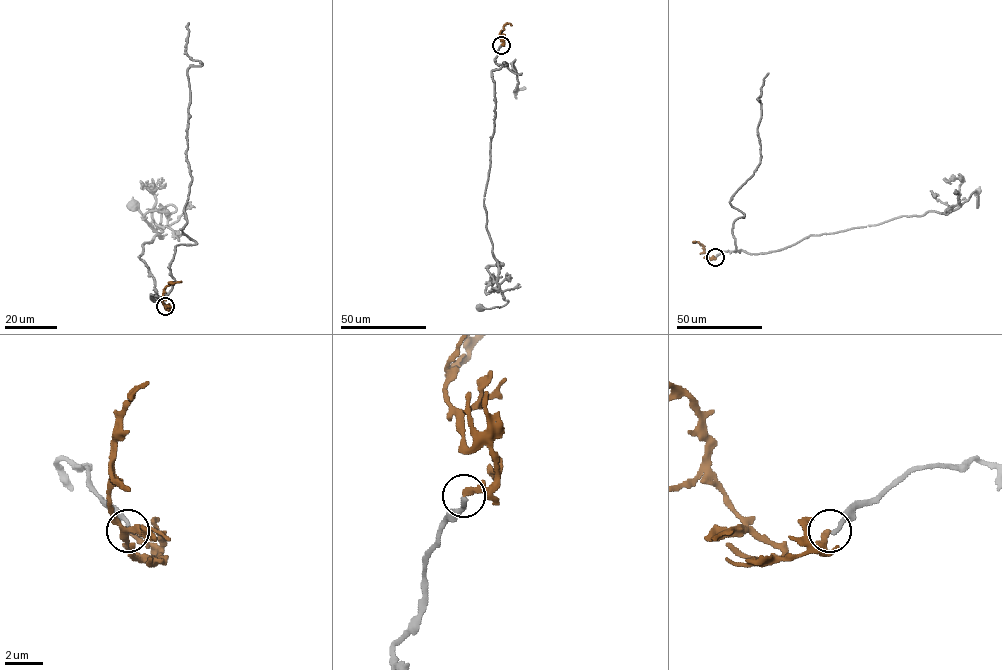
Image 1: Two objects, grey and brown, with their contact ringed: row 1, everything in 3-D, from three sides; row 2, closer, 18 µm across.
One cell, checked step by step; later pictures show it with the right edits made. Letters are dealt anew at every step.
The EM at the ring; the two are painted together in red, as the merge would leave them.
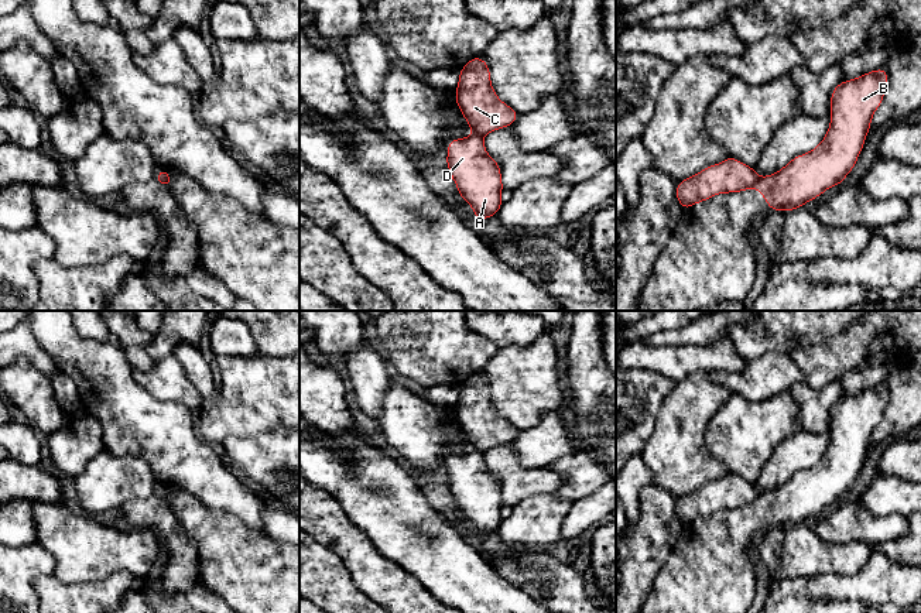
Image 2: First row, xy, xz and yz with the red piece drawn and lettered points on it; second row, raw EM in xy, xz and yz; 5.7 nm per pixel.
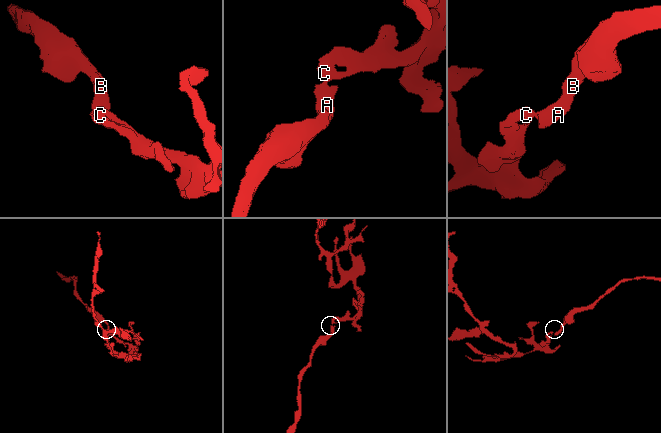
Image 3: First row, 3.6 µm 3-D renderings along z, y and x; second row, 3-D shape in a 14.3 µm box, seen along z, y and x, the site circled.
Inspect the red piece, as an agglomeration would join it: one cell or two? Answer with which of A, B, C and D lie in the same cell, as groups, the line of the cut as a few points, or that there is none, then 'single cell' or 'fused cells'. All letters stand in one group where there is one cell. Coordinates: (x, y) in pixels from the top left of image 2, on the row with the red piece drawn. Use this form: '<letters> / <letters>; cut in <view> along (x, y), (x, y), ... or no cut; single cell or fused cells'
A B D / C; cut in xz along (475, 132), (482, 136); fused cells

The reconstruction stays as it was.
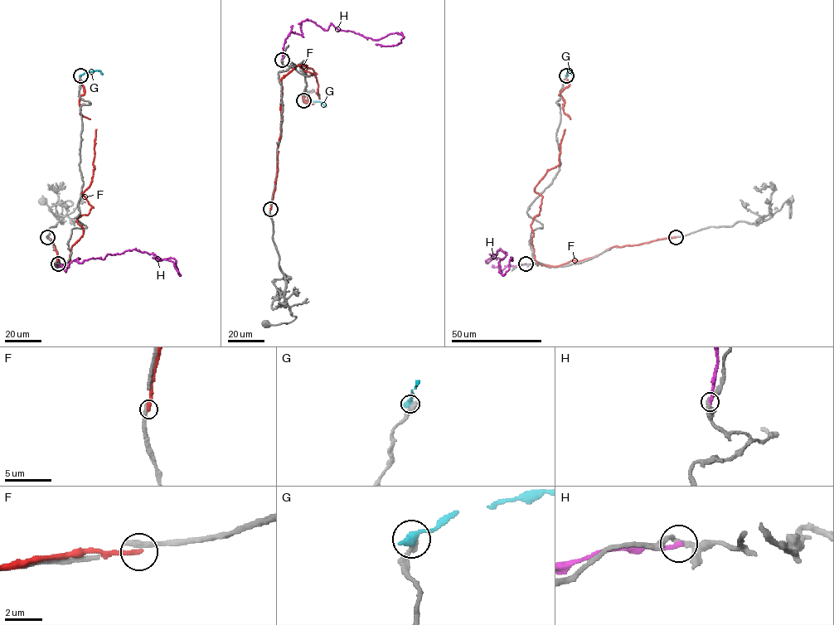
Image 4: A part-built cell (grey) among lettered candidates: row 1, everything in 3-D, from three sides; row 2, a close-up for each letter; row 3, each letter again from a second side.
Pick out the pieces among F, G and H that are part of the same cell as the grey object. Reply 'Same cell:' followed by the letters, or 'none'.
Same cell: none

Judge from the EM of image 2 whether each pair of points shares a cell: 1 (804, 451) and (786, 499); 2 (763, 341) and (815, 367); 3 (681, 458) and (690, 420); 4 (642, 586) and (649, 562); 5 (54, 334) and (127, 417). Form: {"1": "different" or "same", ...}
{"1": "different", "2": "different", "3": "same", "4": "same", "5": "same"}

